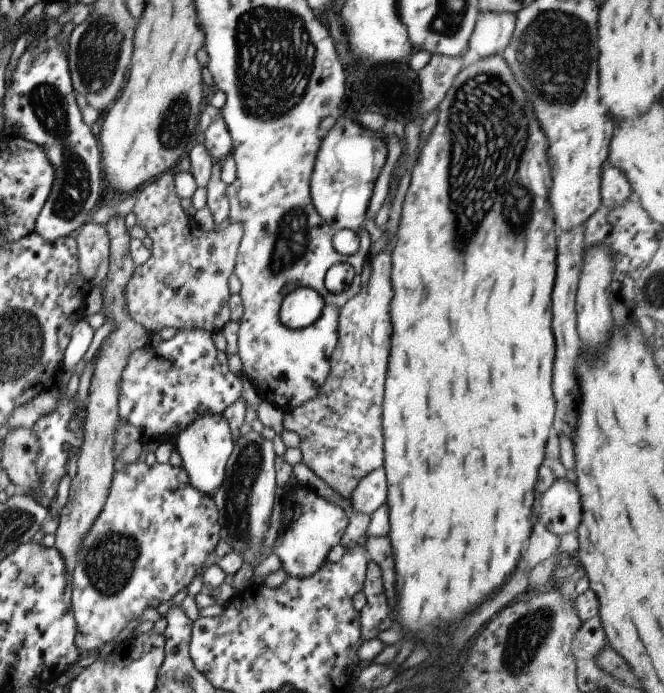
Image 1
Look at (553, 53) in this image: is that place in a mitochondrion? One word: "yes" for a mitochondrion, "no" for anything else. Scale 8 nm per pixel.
yes

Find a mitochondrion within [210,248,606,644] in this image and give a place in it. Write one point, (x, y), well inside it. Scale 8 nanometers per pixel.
(237, 502)

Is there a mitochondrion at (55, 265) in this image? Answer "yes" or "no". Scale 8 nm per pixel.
no

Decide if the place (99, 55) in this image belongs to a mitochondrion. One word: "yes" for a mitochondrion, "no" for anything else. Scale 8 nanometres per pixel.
yes

